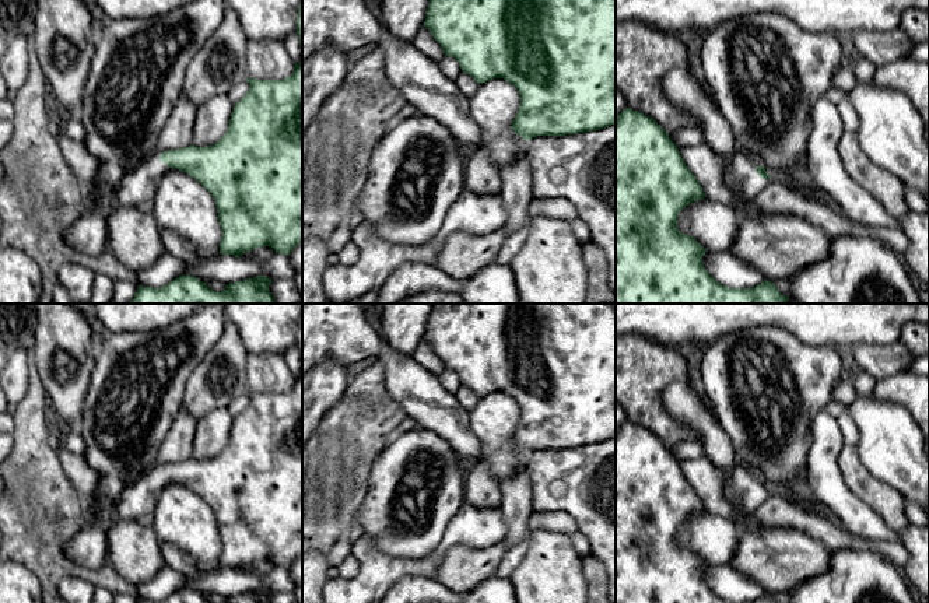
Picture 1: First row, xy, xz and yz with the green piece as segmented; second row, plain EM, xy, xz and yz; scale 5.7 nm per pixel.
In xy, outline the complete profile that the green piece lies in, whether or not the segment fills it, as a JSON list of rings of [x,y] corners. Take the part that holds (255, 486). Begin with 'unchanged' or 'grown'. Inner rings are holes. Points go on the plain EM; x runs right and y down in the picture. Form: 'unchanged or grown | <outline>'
grown | [[[302,313],[298,319],[298,330],[297,330],[297,348],[299,351],[301,361],[301,375],[294,378],[294,385],[290,390],[283,393],[257,393],[248,392],[249,404],[245,410],[235,417],[229,439],[227,446],[213,459],[197,460],[194,457],[189,460],[183,460],[179,463],[165,464],[159,469],[158,474],[143,474],[133,484],[127,485],[123,490],[116,506],[116,518],[118,519],[133,519],[139,520],[146,513],[154,513],[155,505],[162,490],[168,485],[169,481],[175,481],[186,485],[197,495],[200,495],[214,511],[218,525],[218,533],[222,543],[222,551],[220,555],[221,568],[232,568],[235,571],[241,571],[245,565],[250,565],[260,560],[270,560],[276,567],[290,568],[292,562],[302,555]]]

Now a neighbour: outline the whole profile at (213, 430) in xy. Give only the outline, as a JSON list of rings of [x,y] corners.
[[[227,407],[215,409],[199,420],[193,438],[193,457],[207,460],[220,455],[228,444],[234,420]]]

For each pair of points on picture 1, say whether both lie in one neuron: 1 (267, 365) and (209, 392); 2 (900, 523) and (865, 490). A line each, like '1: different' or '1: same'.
1: different
2: same

